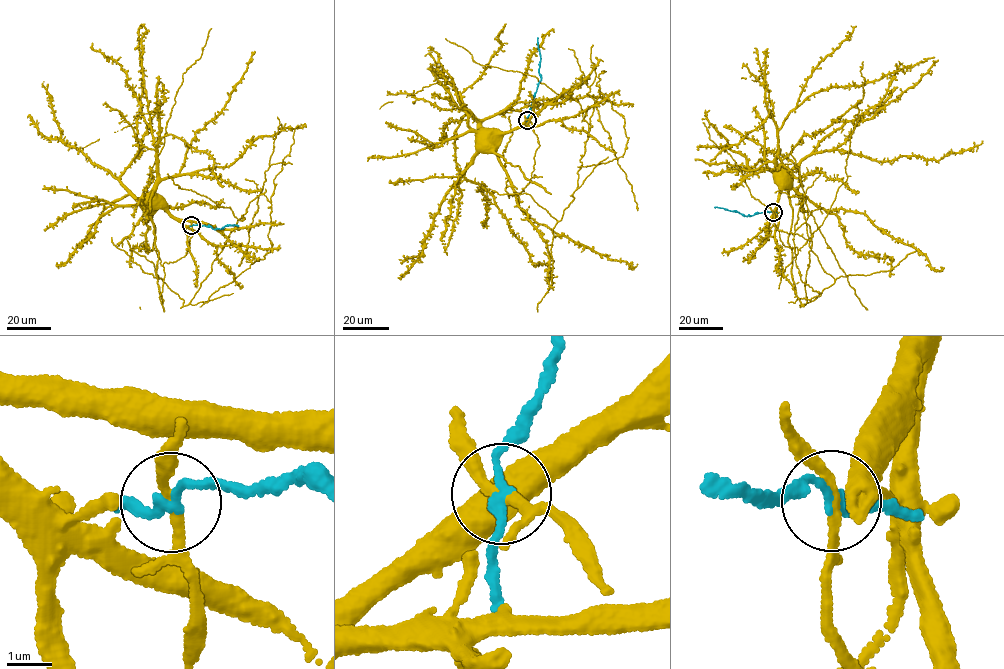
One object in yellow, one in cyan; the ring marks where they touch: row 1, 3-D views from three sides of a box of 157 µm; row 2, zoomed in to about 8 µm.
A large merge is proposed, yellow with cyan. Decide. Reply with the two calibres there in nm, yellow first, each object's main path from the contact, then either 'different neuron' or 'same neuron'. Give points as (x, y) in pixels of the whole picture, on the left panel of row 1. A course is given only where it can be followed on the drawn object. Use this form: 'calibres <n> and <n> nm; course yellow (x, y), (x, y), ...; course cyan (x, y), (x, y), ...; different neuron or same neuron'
calibres 200 and 200 nm; course yellow (191, 225), (187, 253), (161, 265), (153, 244), (152, 206), (149, 208), (155, 202); course cyan (191, 225), (205, 225), (214, 230), (238, 226); different neuron

